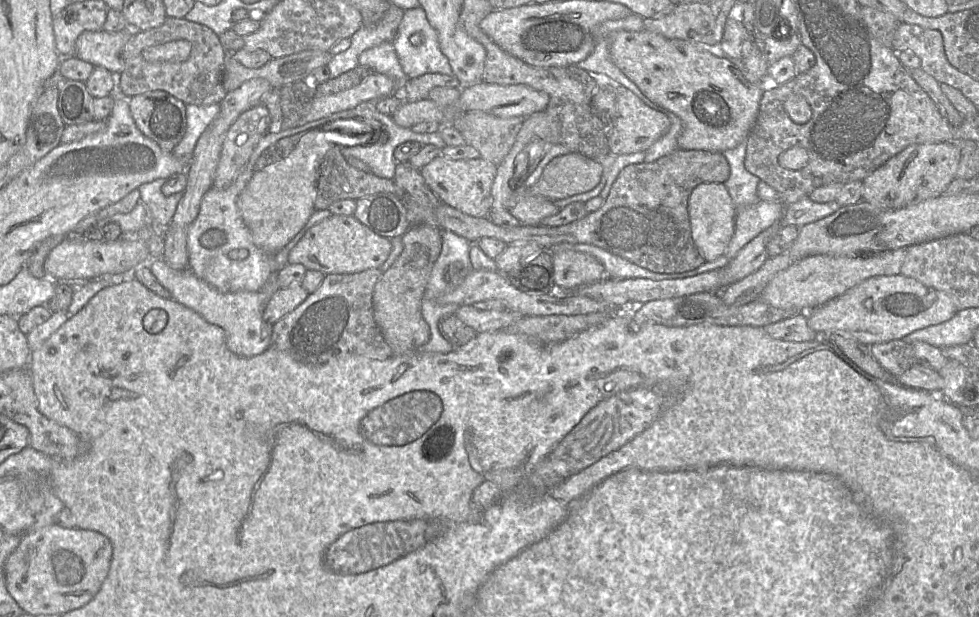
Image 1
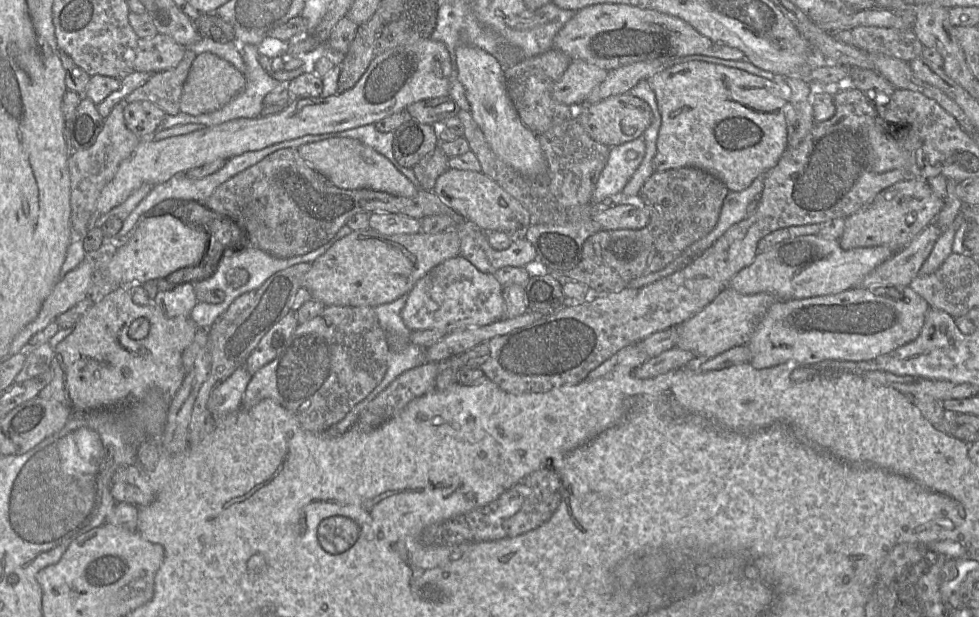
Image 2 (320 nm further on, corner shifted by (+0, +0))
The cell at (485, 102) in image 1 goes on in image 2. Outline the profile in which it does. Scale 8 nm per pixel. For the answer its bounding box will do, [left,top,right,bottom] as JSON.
[552,60,608,108]

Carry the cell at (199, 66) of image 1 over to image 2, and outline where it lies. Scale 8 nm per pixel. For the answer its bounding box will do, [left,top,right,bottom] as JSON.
[124,48,197,115]

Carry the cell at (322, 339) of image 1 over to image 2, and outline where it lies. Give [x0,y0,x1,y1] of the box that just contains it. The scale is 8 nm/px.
[241,306,388,431]

